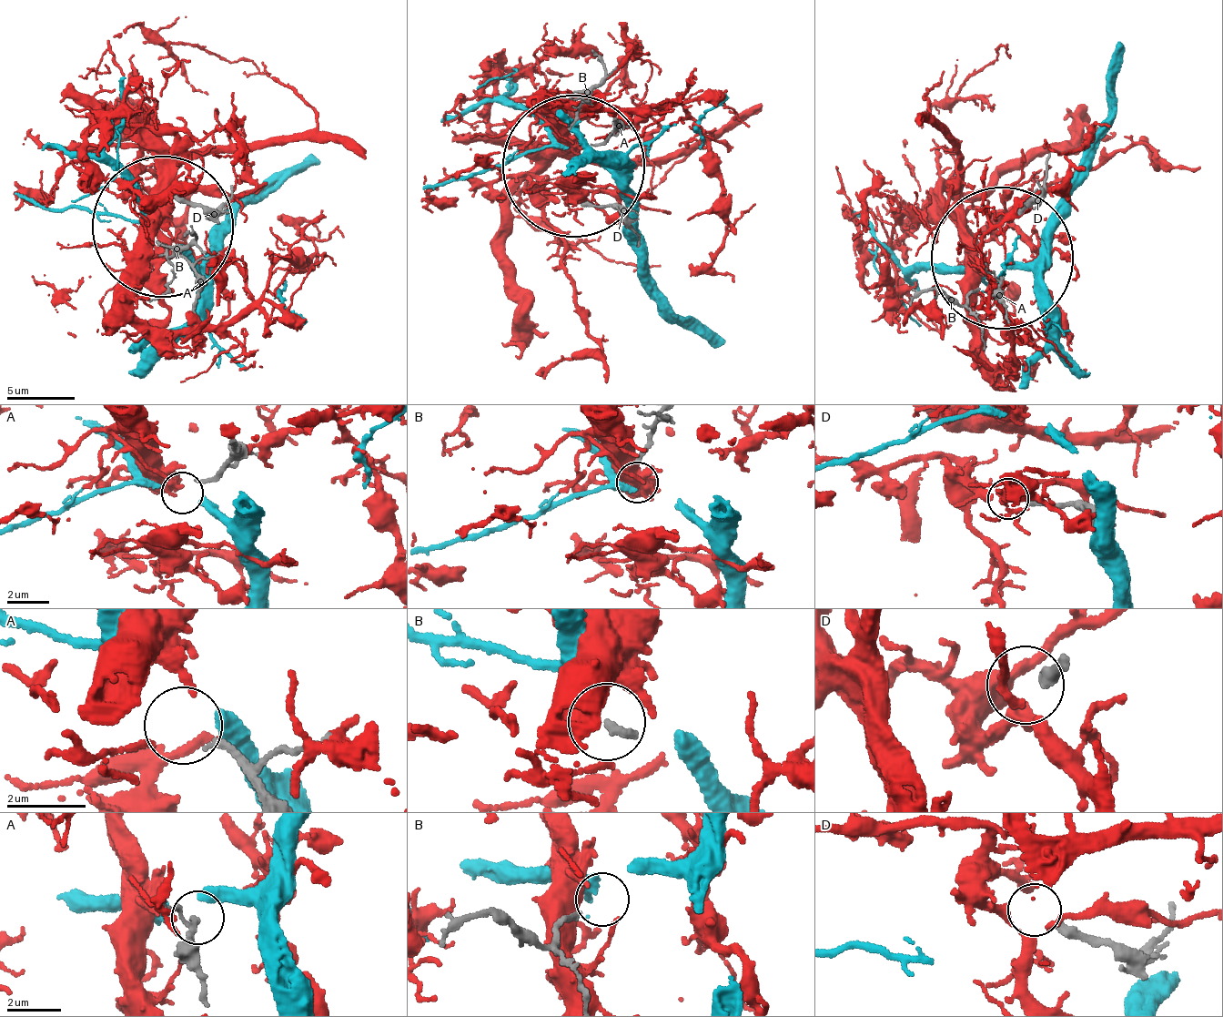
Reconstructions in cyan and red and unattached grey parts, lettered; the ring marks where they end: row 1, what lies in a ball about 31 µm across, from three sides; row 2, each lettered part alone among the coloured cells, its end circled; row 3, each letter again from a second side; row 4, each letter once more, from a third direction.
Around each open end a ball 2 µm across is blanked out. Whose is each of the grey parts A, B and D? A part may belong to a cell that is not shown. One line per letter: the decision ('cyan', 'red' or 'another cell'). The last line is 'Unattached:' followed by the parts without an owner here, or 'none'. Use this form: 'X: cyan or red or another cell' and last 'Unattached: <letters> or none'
A: another cell
B: cyan
D: red
Unattached: A

